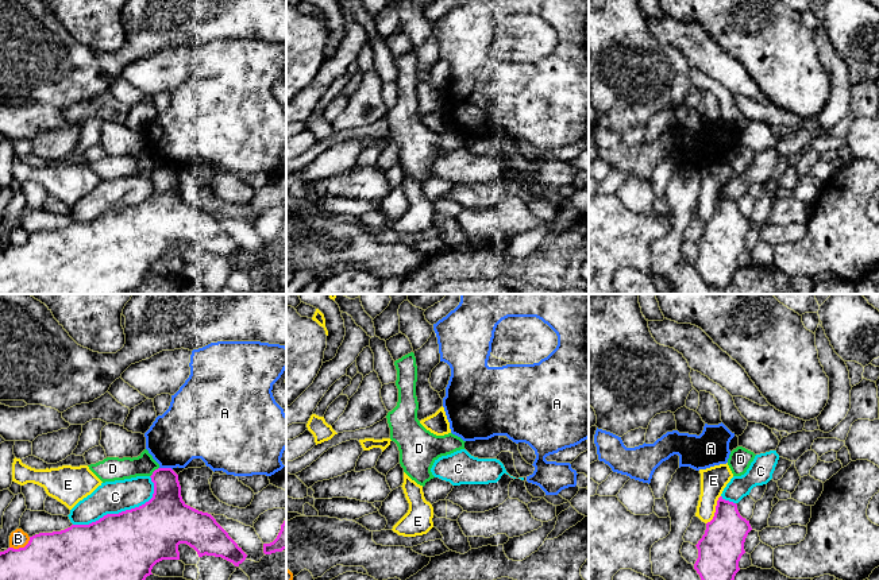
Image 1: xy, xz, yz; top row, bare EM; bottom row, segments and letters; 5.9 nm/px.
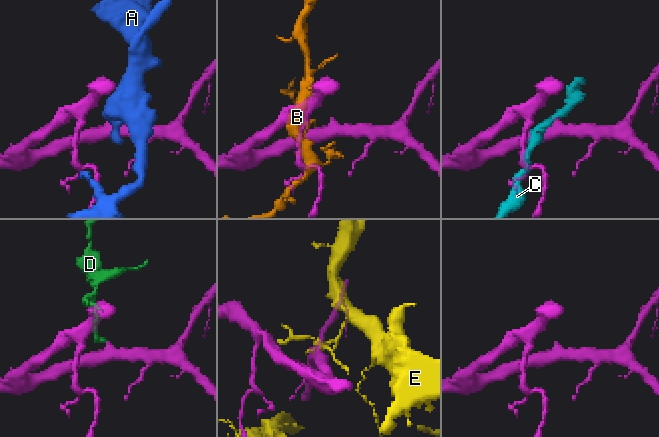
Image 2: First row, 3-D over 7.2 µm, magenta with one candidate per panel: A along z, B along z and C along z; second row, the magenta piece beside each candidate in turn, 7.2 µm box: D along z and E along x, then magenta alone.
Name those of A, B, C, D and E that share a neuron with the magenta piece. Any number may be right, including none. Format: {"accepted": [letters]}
{"accepted": []}

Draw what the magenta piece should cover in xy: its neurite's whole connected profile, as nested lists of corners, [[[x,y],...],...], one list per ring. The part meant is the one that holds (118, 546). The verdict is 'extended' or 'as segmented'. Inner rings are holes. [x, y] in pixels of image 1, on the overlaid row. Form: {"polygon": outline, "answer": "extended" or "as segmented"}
{"polygon": [[[158,468],[150,477],[153,498],[139,507],[107,514],[89,525],[39,533],[24,548],[0,552],[0,580],[146,580],[157,562],[180,560],[180,544],[193,548],[198,557],[221,557],[235,567],[246,560],[247,554],[211,514],[182,500],[178,475],[171,468]]], "answer": "as segmented"}

